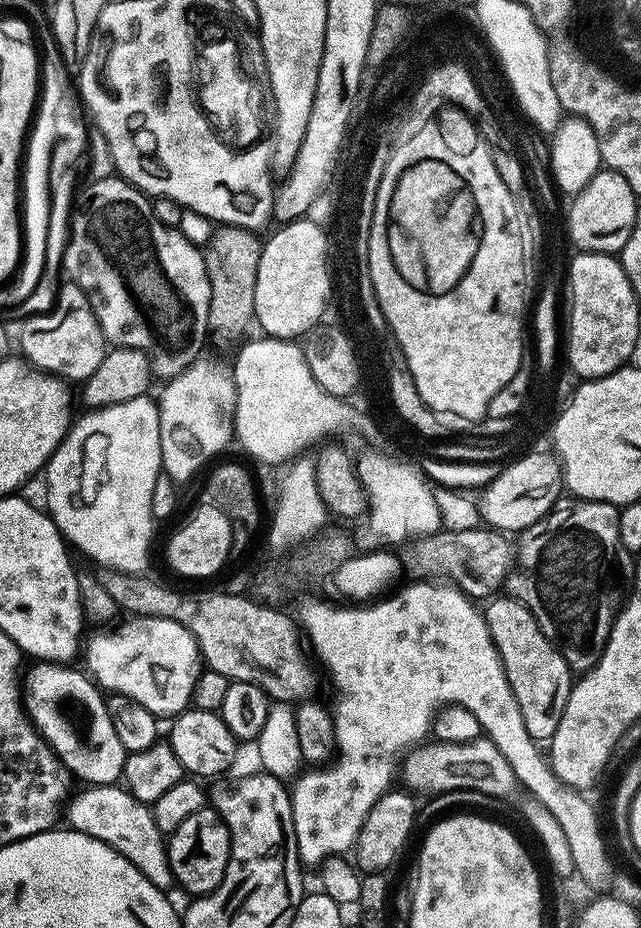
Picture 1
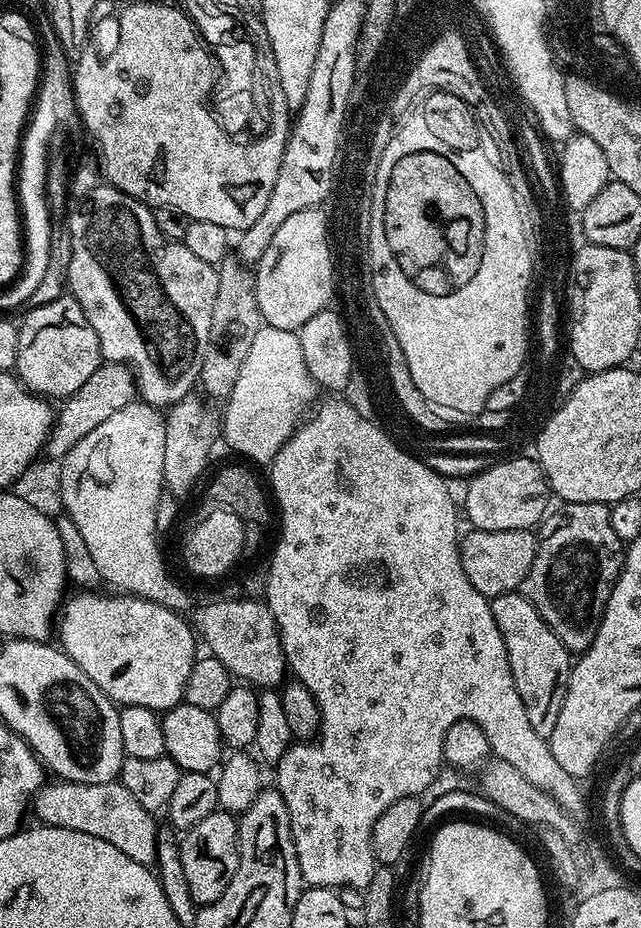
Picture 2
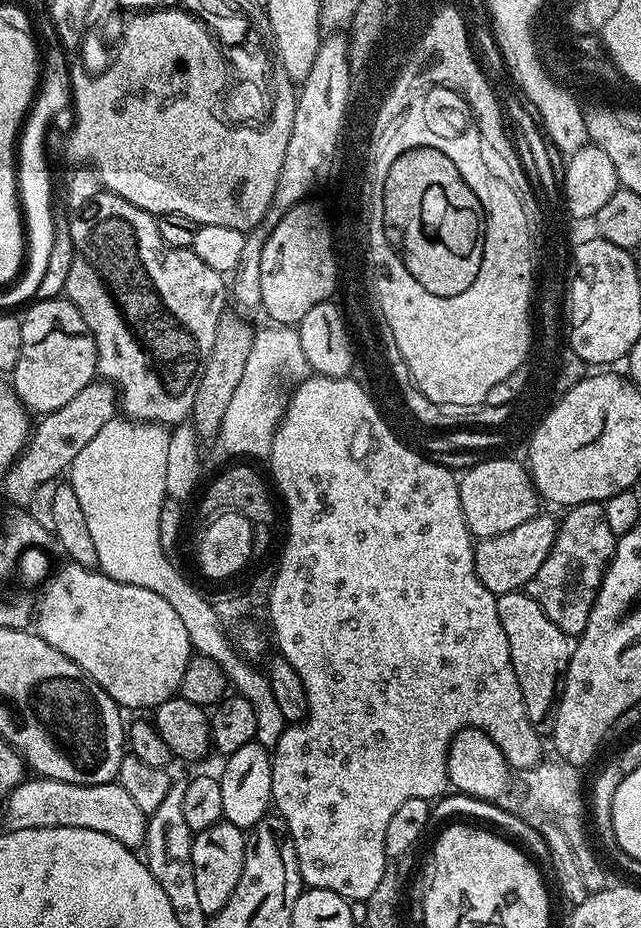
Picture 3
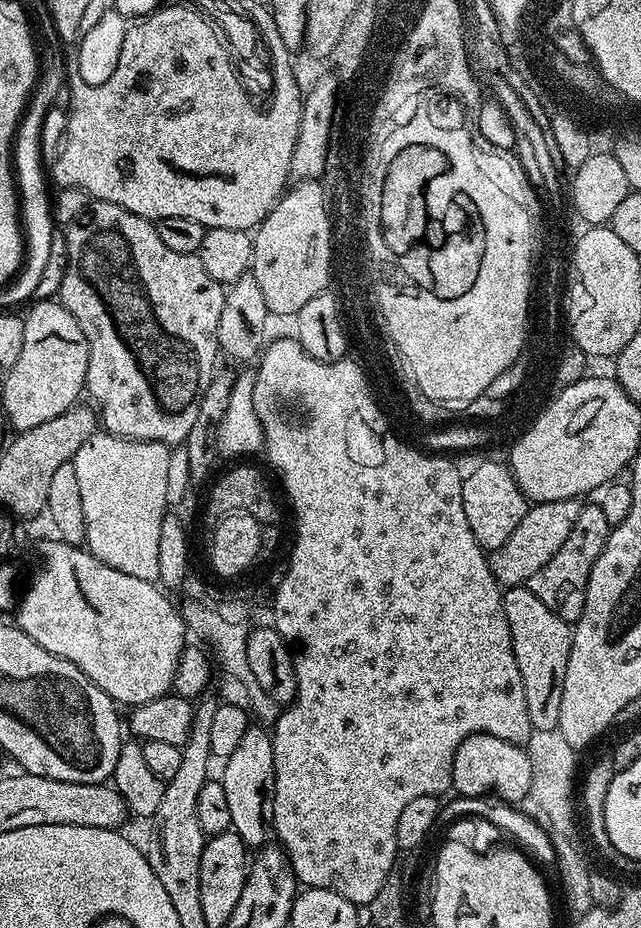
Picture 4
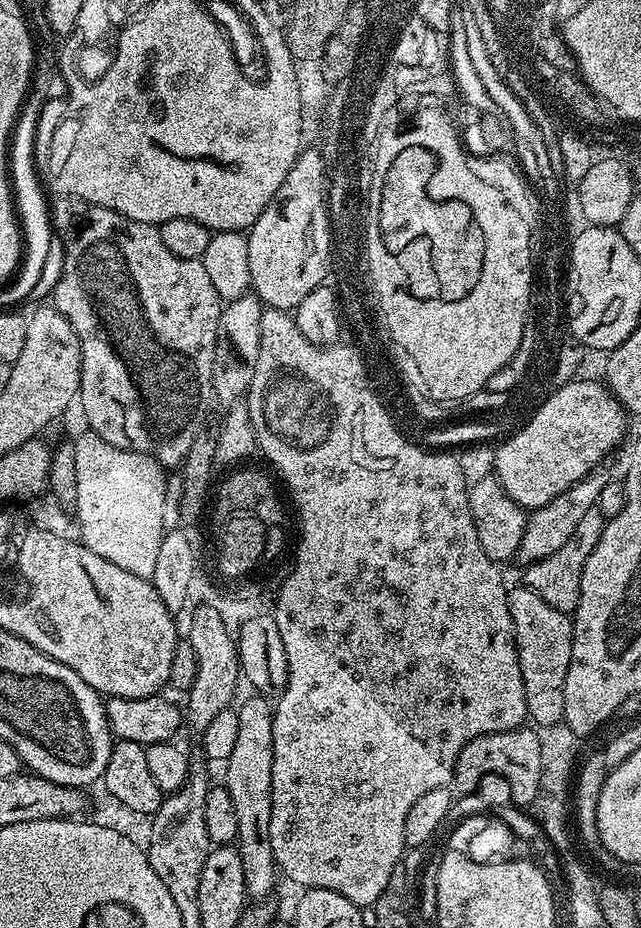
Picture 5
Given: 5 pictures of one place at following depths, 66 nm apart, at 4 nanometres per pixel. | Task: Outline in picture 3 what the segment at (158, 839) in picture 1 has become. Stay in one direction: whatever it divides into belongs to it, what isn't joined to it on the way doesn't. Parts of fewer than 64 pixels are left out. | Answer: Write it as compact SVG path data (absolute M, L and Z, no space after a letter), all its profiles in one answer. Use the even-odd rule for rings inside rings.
M25 778L3 801L4 825L10 832L31 828L81 828L98 830L122 846L136 850L143 845L148 816L138 810L134 798L118 782L111 784L71 784L61 780Z

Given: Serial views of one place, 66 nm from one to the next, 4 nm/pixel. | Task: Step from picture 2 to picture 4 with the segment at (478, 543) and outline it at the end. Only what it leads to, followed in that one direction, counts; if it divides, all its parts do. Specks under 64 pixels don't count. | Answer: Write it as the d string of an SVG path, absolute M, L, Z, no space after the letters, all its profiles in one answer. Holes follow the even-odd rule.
M579 499L559 500L545 504L533 503L528 512L514 526L514 534L502 542L502 546L491 549L488 556L488 566L494 578L502 586L524 586L528 579L542 570L558 550L562 550L562 542L570 538L570 530L574 530L574 522L578 522L582 504Z

